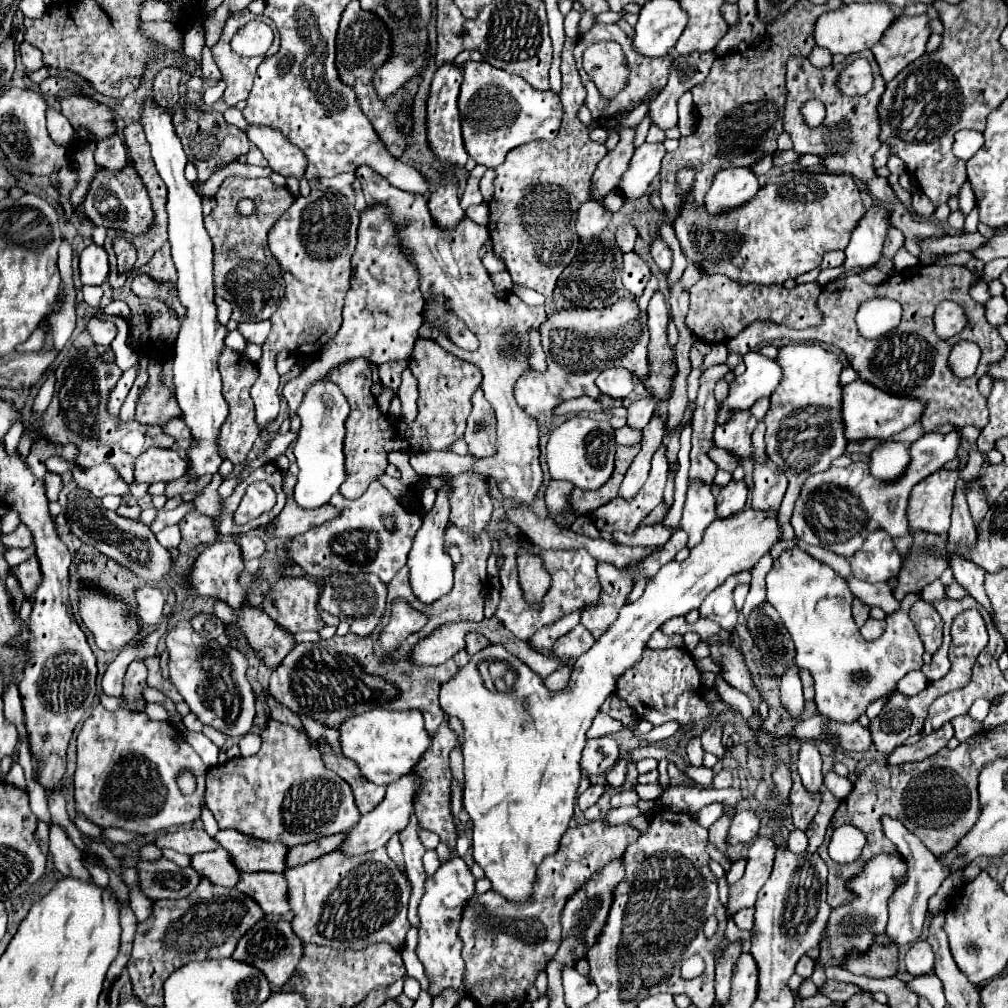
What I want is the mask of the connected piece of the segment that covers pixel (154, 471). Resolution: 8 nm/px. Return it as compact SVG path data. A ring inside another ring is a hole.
M151 447L135 461L135 483L171 483L183 475L185 463L173 449Z

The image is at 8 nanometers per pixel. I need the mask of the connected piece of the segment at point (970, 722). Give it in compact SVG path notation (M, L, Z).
M959 715L959 717L951 719L951 725L953 725L953 729L955 729L955 737L957 737L961 743L967 741L967 737L979 733L979 729L983 729L983 725L981 725L979 721L971 719L969 715Z

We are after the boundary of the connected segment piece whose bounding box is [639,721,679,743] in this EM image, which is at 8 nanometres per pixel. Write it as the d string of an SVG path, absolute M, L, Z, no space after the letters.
M671 721L671 723L663 723L663 725L659 725L659 727L651 729L649 733L639 735L639 739L641 739L643 743L659 743L659 741L663 741L663 739L671 737L677 729L679 729L679 723L675 723L675 721Z

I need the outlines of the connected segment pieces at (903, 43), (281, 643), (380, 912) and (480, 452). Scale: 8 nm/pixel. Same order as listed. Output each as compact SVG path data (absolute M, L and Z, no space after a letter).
M899 15L871 47L883 79L891 81L905 65L919 59L925 53L929 35L931 29L927 15Z
M222 601L214 605L214 614L224 623L234 622L247 637L247 643L255 651L255 655L269 667L275 669L281 665L281 659L291 651L293 635L279 629L275 621L271 621L259 607L247 603L239 611L231 608Z
M337 849L305 865L291 867L283 875L287 879L289 907L295 913L291 927L303 943L329 945L335 949L347 949L347 947L363 949L363 945L385 941L389 945L395 945L395 949L403 949L405 933L411 927L407 921L407 903L411 895L411 883L407 881L403 873L395 869L395 863L389 859L385 849L377 849L377 851L355 855L355 857L347 857Z
M477 389L473 395L473 411L467 419L467 445L469 453L477 459L489 457L495 453L495 413L487 399L483 397L483 391Z

